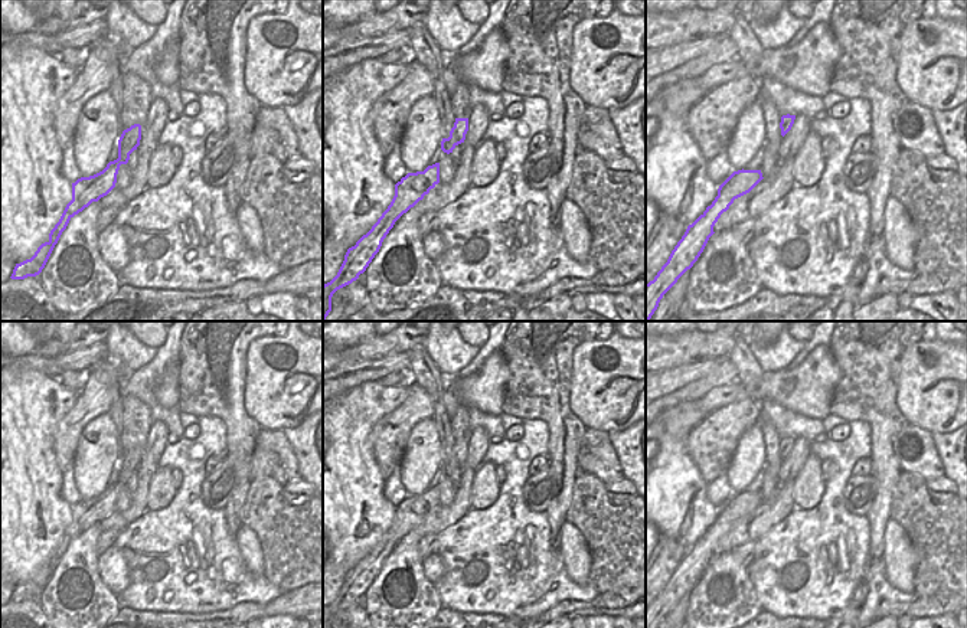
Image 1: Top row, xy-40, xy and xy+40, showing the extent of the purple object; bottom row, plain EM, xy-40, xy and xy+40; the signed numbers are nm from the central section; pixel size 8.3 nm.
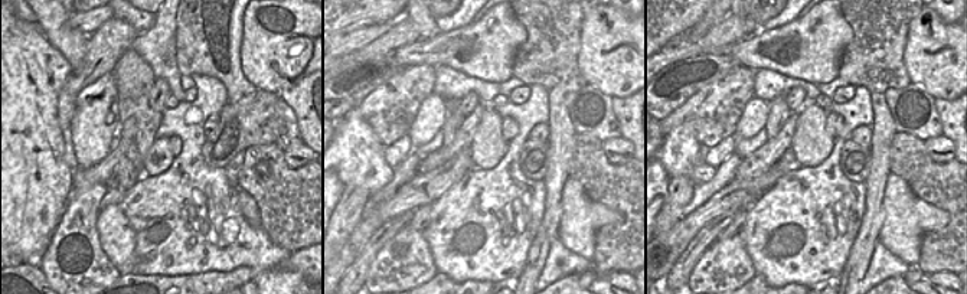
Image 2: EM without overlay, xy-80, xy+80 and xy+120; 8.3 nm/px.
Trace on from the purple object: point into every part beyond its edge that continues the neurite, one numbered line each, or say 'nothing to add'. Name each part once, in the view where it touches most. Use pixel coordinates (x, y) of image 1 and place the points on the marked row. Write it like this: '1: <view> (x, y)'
nothing to add

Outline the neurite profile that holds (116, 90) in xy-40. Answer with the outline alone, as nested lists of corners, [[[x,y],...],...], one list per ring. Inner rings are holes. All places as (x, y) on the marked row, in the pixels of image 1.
[[[111,69],[111,73],[112,73],[112,82],[111,82],[110,92],[114,98],[115,105],[117,105],[117,111],[120,112],[122,108],[122,78],[115,76],[112,69]]]

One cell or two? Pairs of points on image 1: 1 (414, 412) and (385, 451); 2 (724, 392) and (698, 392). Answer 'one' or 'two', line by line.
1: one
2: two

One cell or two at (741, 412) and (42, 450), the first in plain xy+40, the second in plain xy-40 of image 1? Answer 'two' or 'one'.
two

